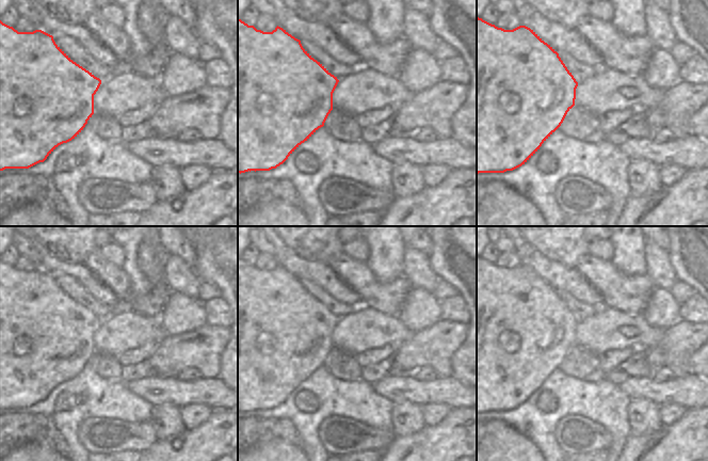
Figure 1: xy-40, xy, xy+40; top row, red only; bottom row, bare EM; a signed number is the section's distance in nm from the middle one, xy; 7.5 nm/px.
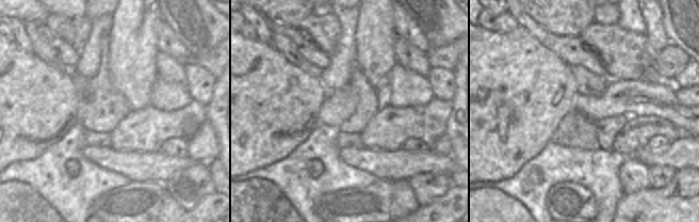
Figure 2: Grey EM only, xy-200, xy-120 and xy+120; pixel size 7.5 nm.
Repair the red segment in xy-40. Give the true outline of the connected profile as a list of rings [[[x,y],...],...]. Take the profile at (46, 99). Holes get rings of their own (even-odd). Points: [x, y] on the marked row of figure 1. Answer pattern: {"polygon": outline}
{"polygon": [[[0,20],[0,171],[5,169],[29,169],[47,157],[61,144],[75,139],[94,114],[94,95],[101,80],[74,62],[54,42],[53,36],[42,31],[18,32]]]}

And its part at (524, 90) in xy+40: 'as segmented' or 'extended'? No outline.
as segmented

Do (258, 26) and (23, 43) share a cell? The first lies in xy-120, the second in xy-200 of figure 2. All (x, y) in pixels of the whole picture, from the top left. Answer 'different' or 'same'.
same

